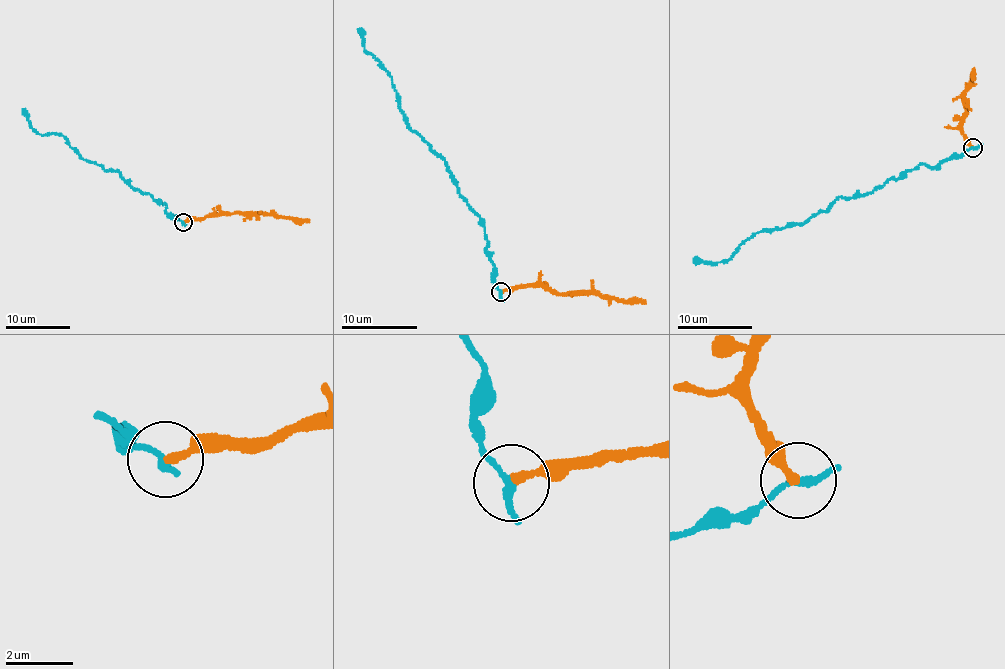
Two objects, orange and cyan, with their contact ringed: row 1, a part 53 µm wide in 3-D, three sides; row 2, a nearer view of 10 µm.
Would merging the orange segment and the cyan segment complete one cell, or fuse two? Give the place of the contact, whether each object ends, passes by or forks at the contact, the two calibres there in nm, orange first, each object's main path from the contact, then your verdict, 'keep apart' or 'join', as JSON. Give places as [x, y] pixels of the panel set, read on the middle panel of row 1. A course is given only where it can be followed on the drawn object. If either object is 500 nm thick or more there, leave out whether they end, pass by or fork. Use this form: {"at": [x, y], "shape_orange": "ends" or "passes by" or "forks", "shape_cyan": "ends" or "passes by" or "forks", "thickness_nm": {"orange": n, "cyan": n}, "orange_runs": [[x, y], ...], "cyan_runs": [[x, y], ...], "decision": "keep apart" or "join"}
{"at": [501, 292], "shape_orange": "ends", "shape_cyan": "passes by", "thickness_nm": {"orange": 240, "cyan": 190}, "orange_runs": [[501, 292], [546, 285], [558, 293], [594, 292], [620, 300], [645, 301]], "cyan_runs": [[501, 292], [493, 281], [484, 222], [459, 192], [447, 164], [410, 129], [389, 73], [364, 49], [358, 33]], "decision": "keep apart"}

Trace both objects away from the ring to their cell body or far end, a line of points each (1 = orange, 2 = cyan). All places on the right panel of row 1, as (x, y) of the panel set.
1: (973, 147), (960, 122), (966, 111), (962, 93), (974, 71)
2: (973, 147), (934, 166), (902, 172), (872, 192), (838, 197), (803, 223), (752, 233), (726, 260), (695, 258)

